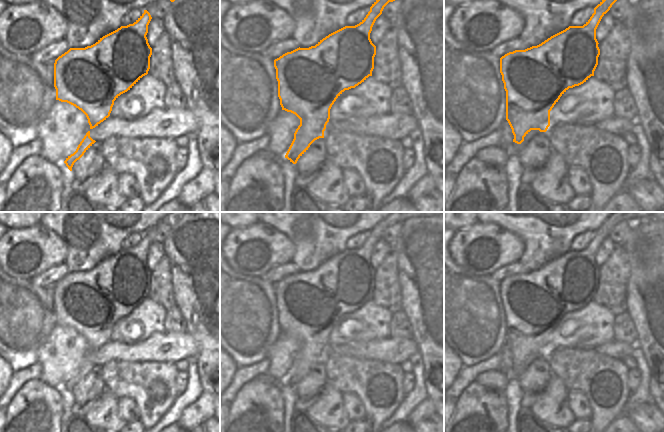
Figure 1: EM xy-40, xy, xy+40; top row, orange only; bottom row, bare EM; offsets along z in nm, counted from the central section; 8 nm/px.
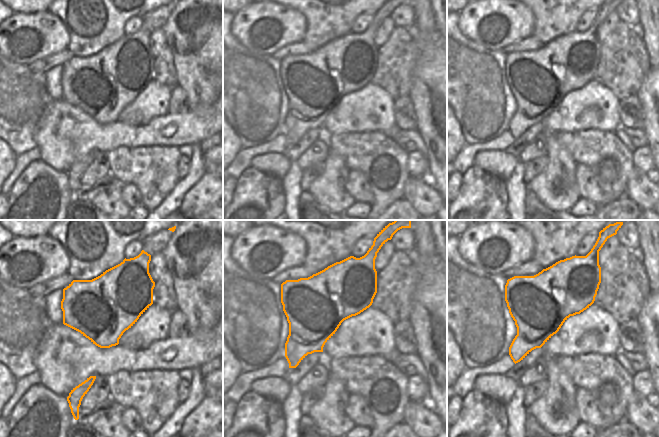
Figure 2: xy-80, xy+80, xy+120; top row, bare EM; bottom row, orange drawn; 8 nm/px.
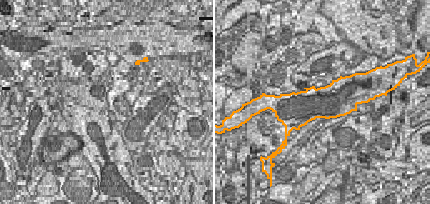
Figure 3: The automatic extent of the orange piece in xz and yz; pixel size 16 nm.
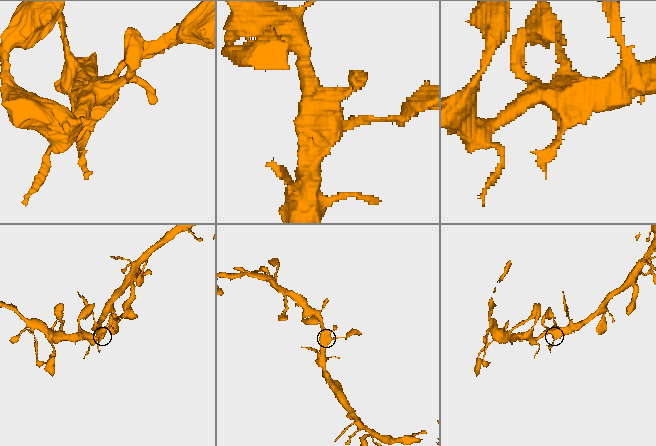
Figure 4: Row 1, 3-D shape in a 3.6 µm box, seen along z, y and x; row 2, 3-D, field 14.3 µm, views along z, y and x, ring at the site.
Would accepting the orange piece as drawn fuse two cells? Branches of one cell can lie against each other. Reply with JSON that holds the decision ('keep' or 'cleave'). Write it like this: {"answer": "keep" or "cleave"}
{"answer": "keep"}

